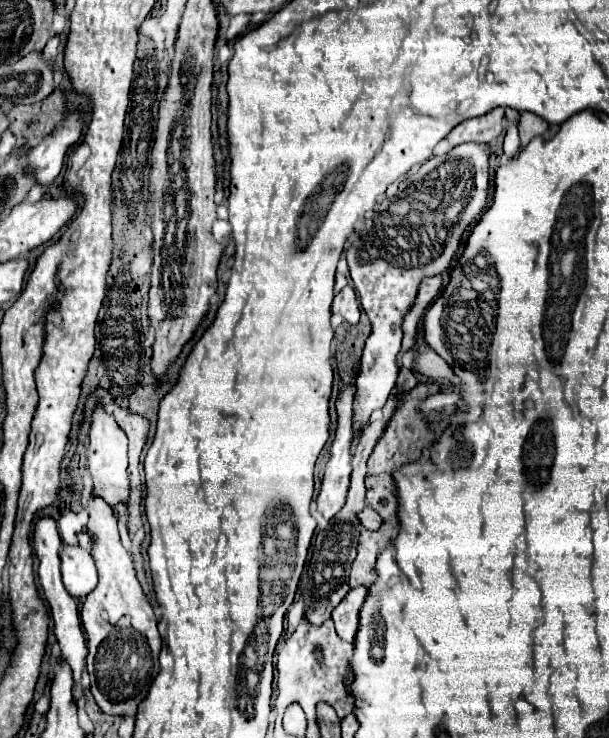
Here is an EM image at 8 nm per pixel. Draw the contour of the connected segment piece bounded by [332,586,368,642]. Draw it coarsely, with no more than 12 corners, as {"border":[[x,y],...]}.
{"border":[[368,588],[348,592],[332,612],[336,632],[346,642],[354,642],[356,614]]}

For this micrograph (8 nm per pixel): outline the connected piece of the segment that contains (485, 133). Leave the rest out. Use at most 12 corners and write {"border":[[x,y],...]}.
{"border":[[504,110],[464,120],[446,136],[450,148],[490,144],[502,132]]}

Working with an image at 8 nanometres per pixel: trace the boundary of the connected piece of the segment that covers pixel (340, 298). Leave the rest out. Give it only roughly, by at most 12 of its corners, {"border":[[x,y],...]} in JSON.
{"border":[[352,286],[342,288],[332,310],[358,324],[360,304]]}

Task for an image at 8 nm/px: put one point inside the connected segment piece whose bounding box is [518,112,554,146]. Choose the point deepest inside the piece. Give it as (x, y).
(530, 124)

